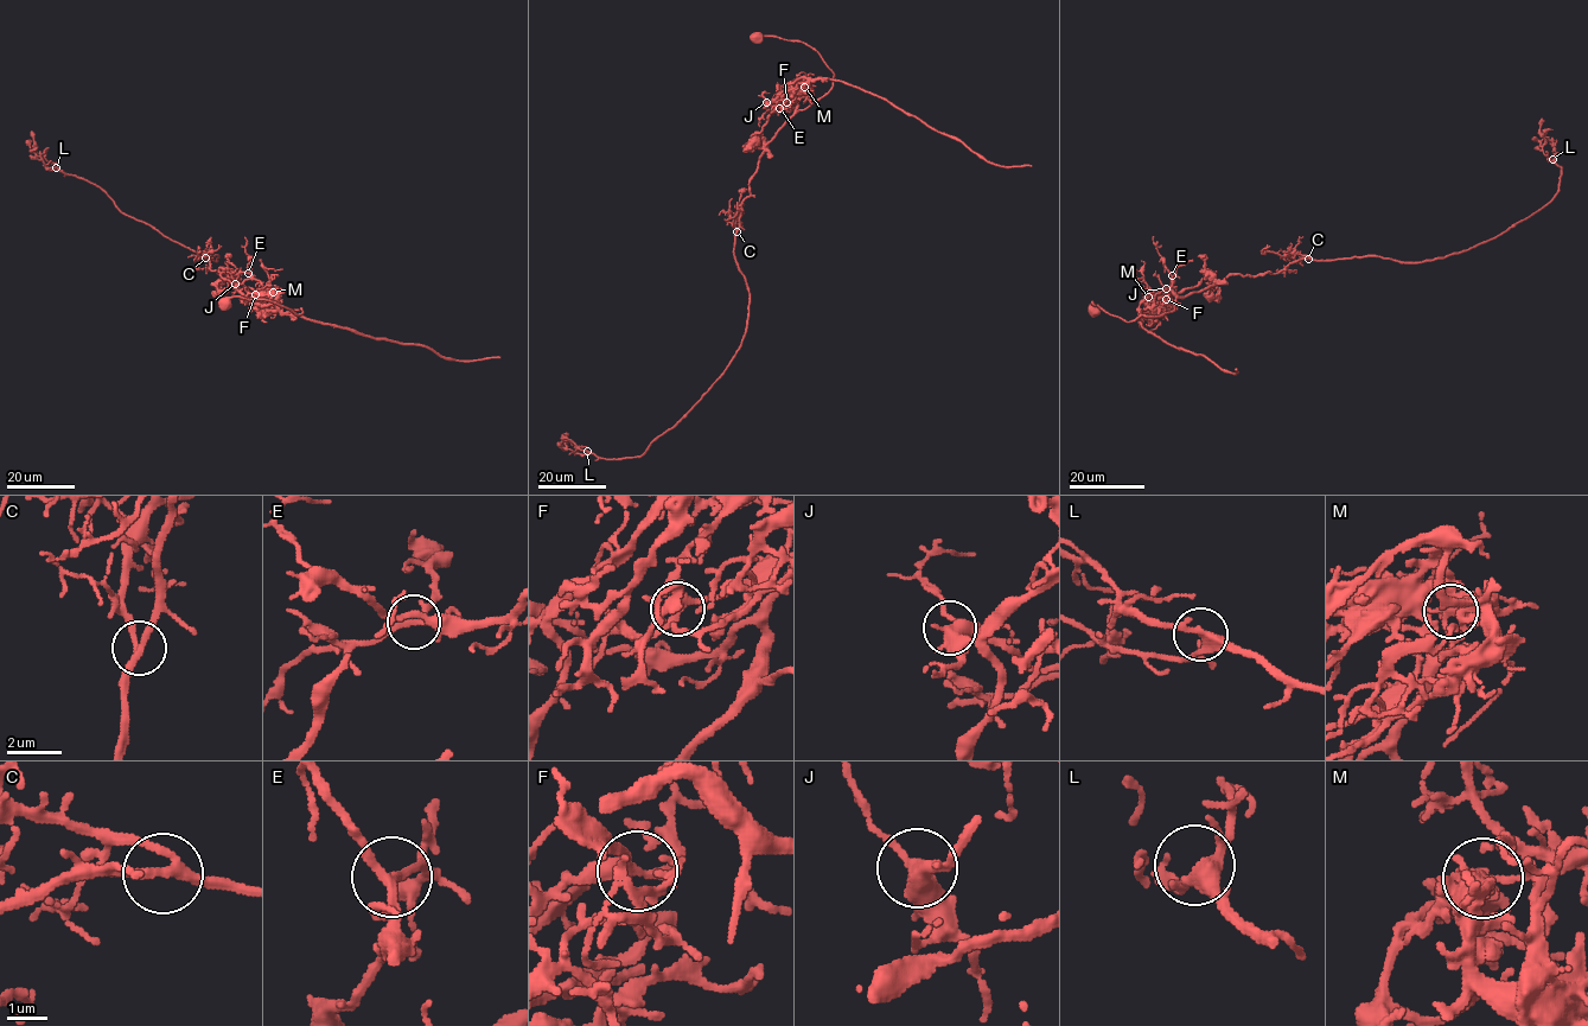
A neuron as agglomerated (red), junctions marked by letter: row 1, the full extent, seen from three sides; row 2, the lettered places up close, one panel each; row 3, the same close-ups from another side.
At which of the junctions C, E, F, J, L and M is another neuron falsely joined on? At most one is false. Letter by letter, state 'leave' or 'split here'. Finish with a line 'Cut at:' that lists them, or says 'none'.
C: leave
E: leave
F: leave
J: leave
L: leave
M: split here
Cut at: M

